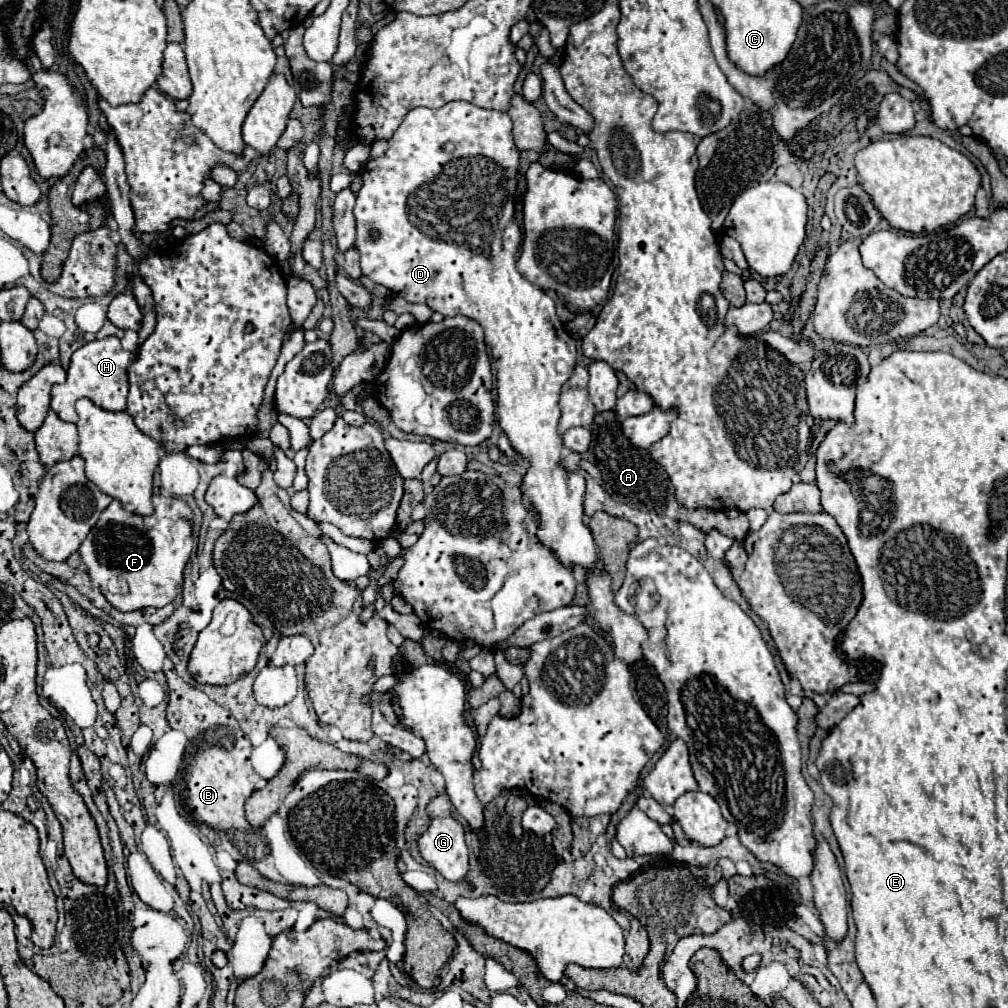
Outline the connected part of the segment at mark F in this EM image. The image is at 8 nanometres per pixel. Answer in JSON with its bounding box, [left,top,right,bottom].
[78,496,194,612]

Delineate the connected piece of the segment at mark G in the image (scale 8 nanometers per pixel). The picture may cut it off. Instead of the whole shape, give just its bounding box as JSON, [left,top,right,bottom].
[418,790,468,882]

